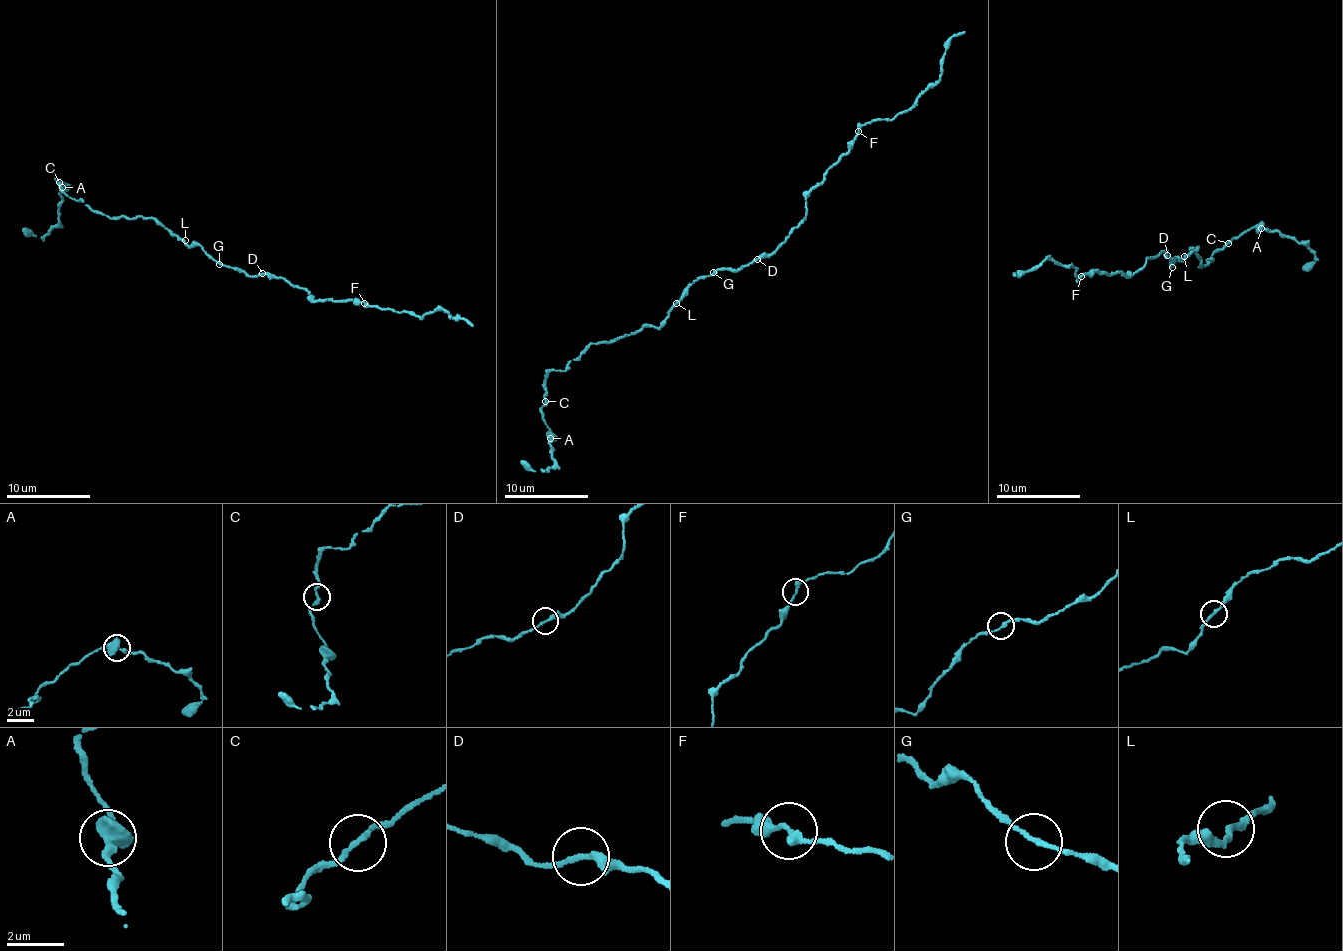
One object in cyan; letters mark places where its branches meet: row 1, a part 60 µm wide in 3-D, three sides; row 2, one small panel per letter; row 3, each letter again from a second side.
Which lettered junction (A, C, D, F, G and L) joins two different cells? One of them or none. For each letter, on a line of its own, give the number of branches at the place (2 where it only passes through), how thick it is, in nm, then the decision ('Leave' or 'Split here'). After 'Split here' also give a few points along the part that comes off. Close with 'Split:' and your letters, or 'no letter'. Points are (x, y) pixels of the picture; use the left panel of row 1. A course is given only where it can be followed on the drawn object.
A: Branches: 2. Thickness 550 nm. Leave
C: Branches: 2. Thickness 180 nm. Leave
D: Branches: 2. Thickness 240 nm. Leave
F: Branches: 2. Thickness 240 nm. Leave
G: Branches: 2. Thickness 150 nm. Leave
L: Branches: 2. Thickness 190 nm. Leave
Split: no letter

